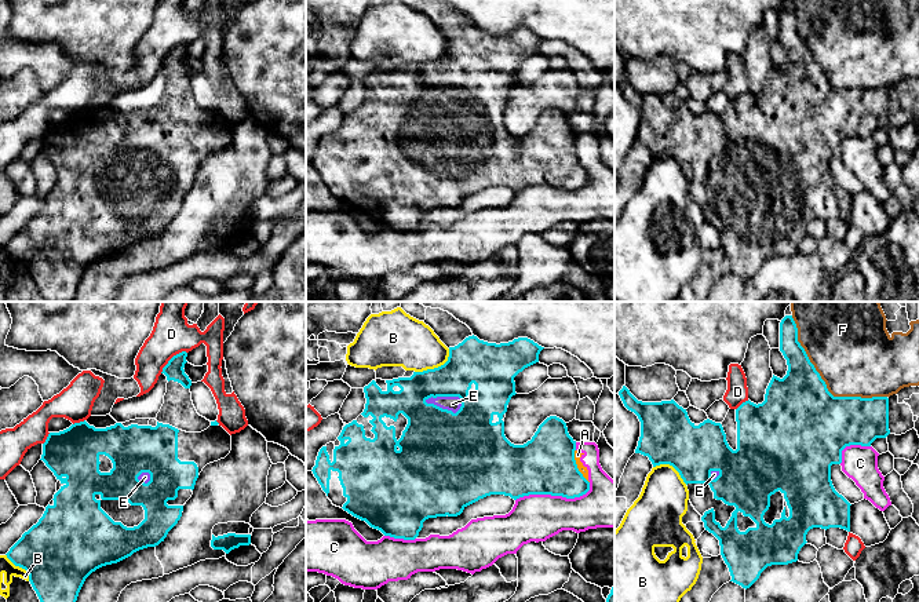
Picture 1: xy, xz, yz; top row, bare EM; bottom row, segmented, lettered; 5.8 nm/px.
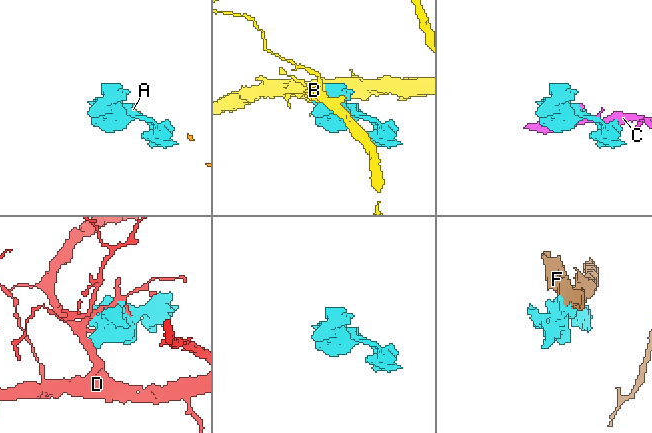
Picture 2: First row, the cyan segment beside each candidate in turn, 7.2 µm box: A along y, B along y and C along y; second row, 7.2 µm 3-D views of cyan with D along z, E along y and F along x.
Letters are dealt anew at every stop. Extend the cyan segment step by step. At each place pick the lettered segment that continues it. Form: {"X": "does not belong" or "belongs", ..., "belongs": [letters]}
{"A": "does not belong", "B": "does not belong", "C": "does not belong", "D": "does not belong", "E": "belongs", "F": "does not belong", "belongs": ["E"]}

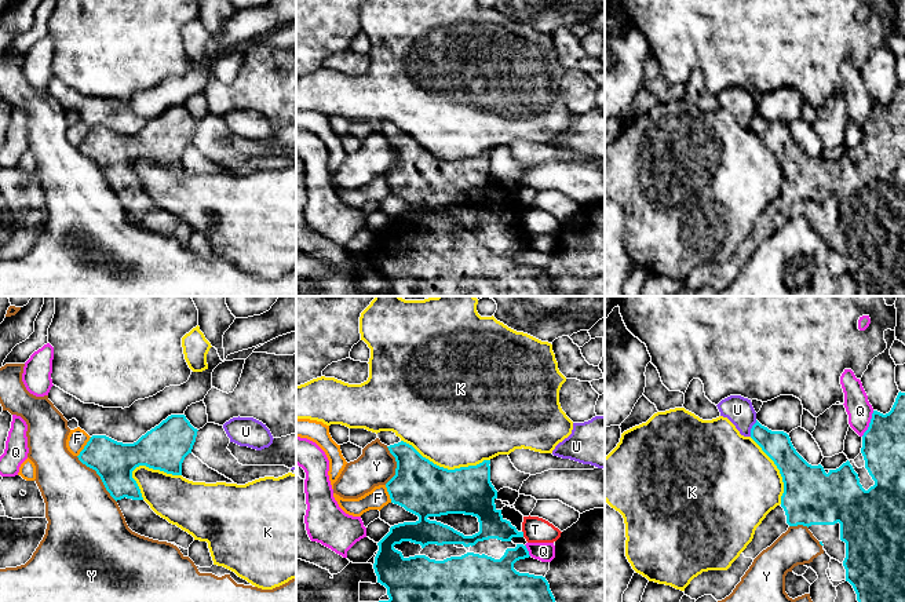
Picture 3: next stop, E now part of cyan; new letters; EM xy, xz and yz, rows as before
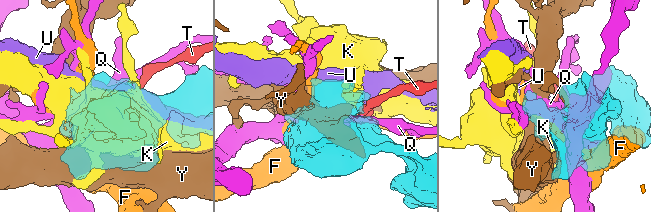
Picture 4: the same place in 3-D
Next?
{"F": "does not belong", "K": "does not belong", "Q": "does not belong", "T": "does not belong", "U": "does not belong", "Y": "does not belong", "belongs": []}

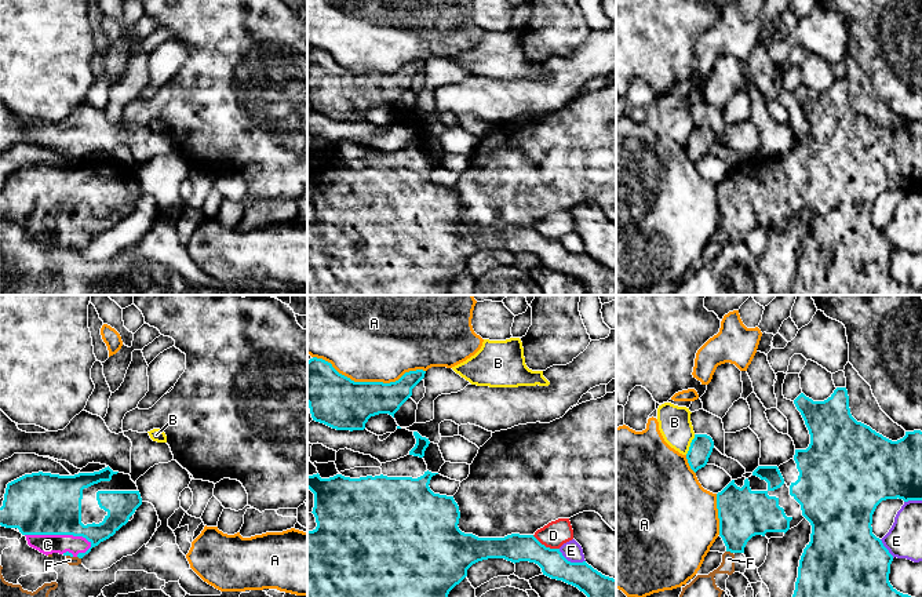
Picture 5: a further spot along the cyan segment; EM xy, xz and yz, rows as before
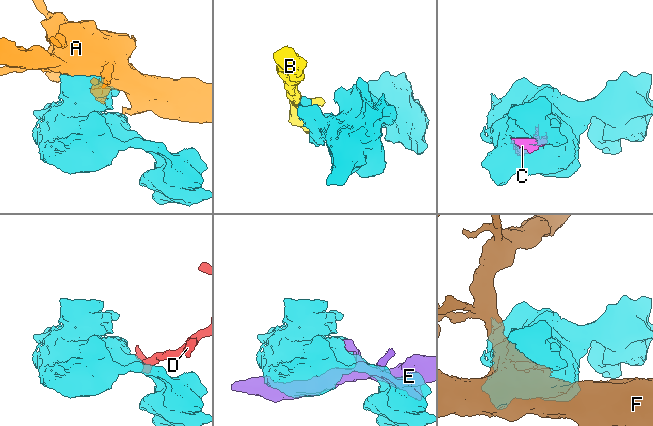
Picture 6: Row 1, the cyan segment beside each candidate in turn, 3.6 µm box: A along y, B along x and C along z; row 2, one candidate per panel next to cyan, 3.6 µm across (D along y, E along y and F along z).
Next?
{"A": "does not belong", "B": "does not belong", "C": "belongs", "D": "does not belong", "E": "does not belong", "F": "does not belong", "belongs": ["C"]}

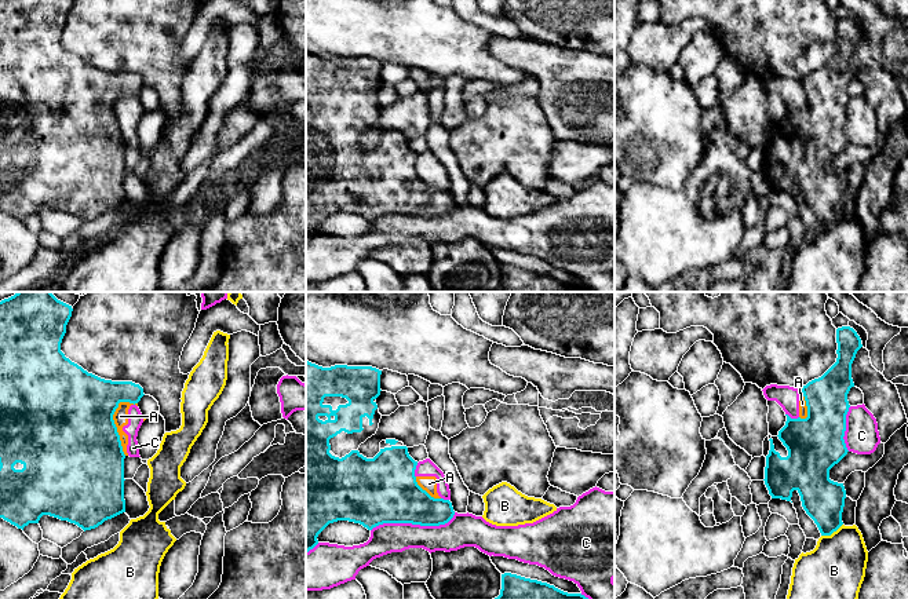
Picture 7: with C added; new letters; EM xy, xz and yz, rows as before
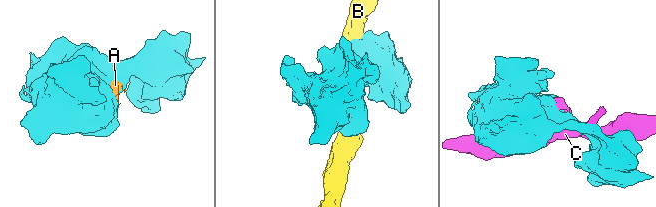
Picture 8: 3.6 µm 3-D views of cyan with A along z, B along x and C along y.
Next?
{"A": "does not belong", "B": "does not belong", "C": "does not belong", "belongs": []}

